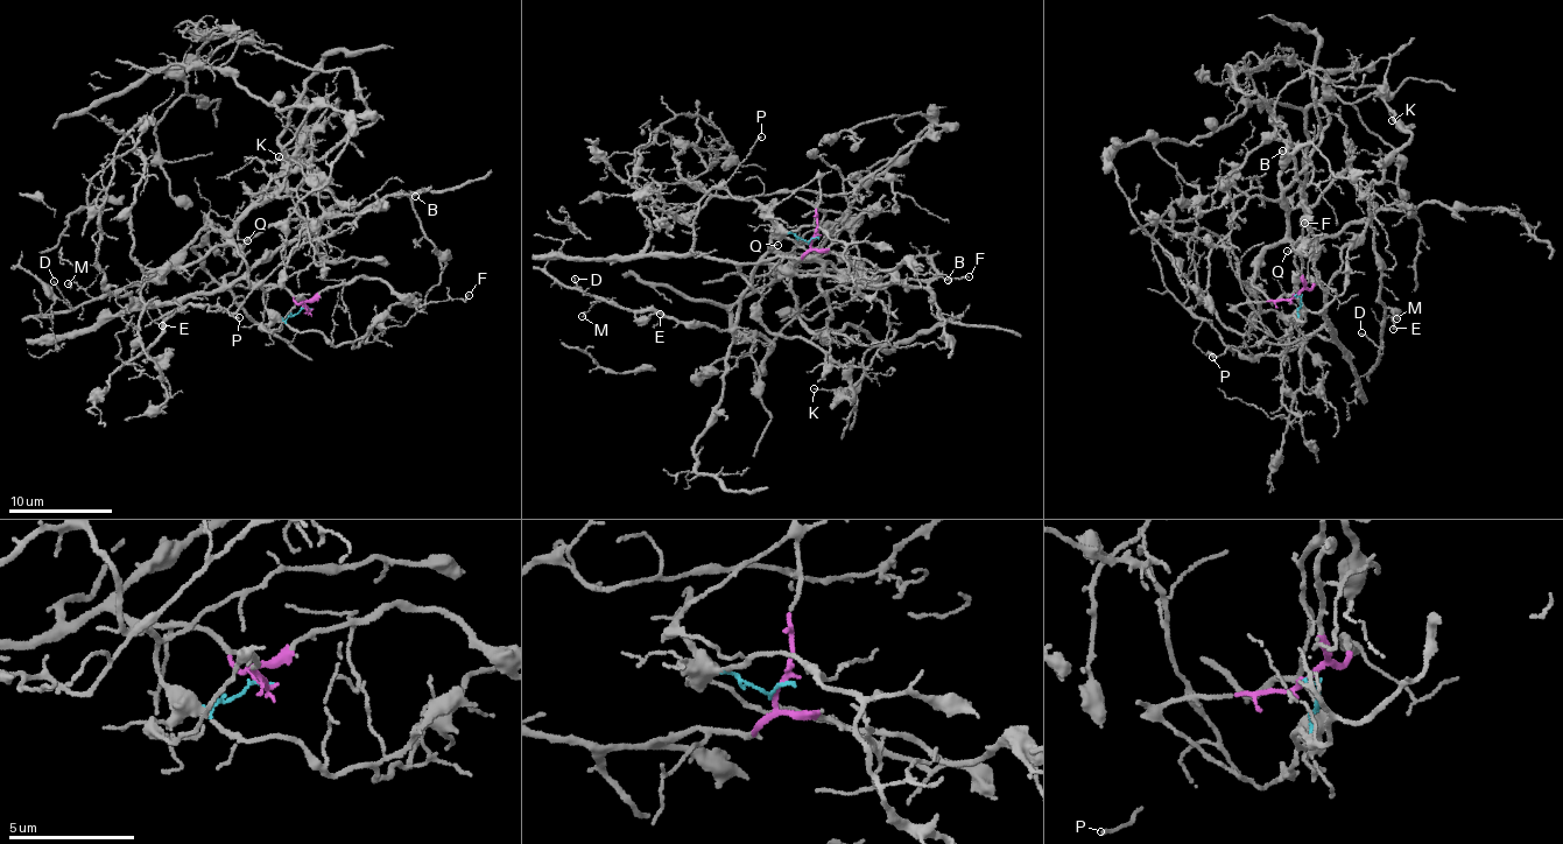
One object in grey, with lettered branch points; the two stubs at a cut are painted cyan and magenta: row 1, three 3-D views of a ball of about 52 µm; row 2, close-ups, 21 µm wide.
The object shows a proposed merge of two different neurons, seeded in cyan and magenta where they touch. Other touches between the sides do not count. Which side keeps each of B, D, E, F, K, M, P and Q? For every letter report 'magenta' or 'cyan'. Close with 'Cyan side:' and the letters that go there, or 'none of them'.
B: magenta
D: cyan
E: cyan
F: magenta
K: magenta
M: cyan
P: magenta
Q: cyan
Cyan side: D, E, M, Q

